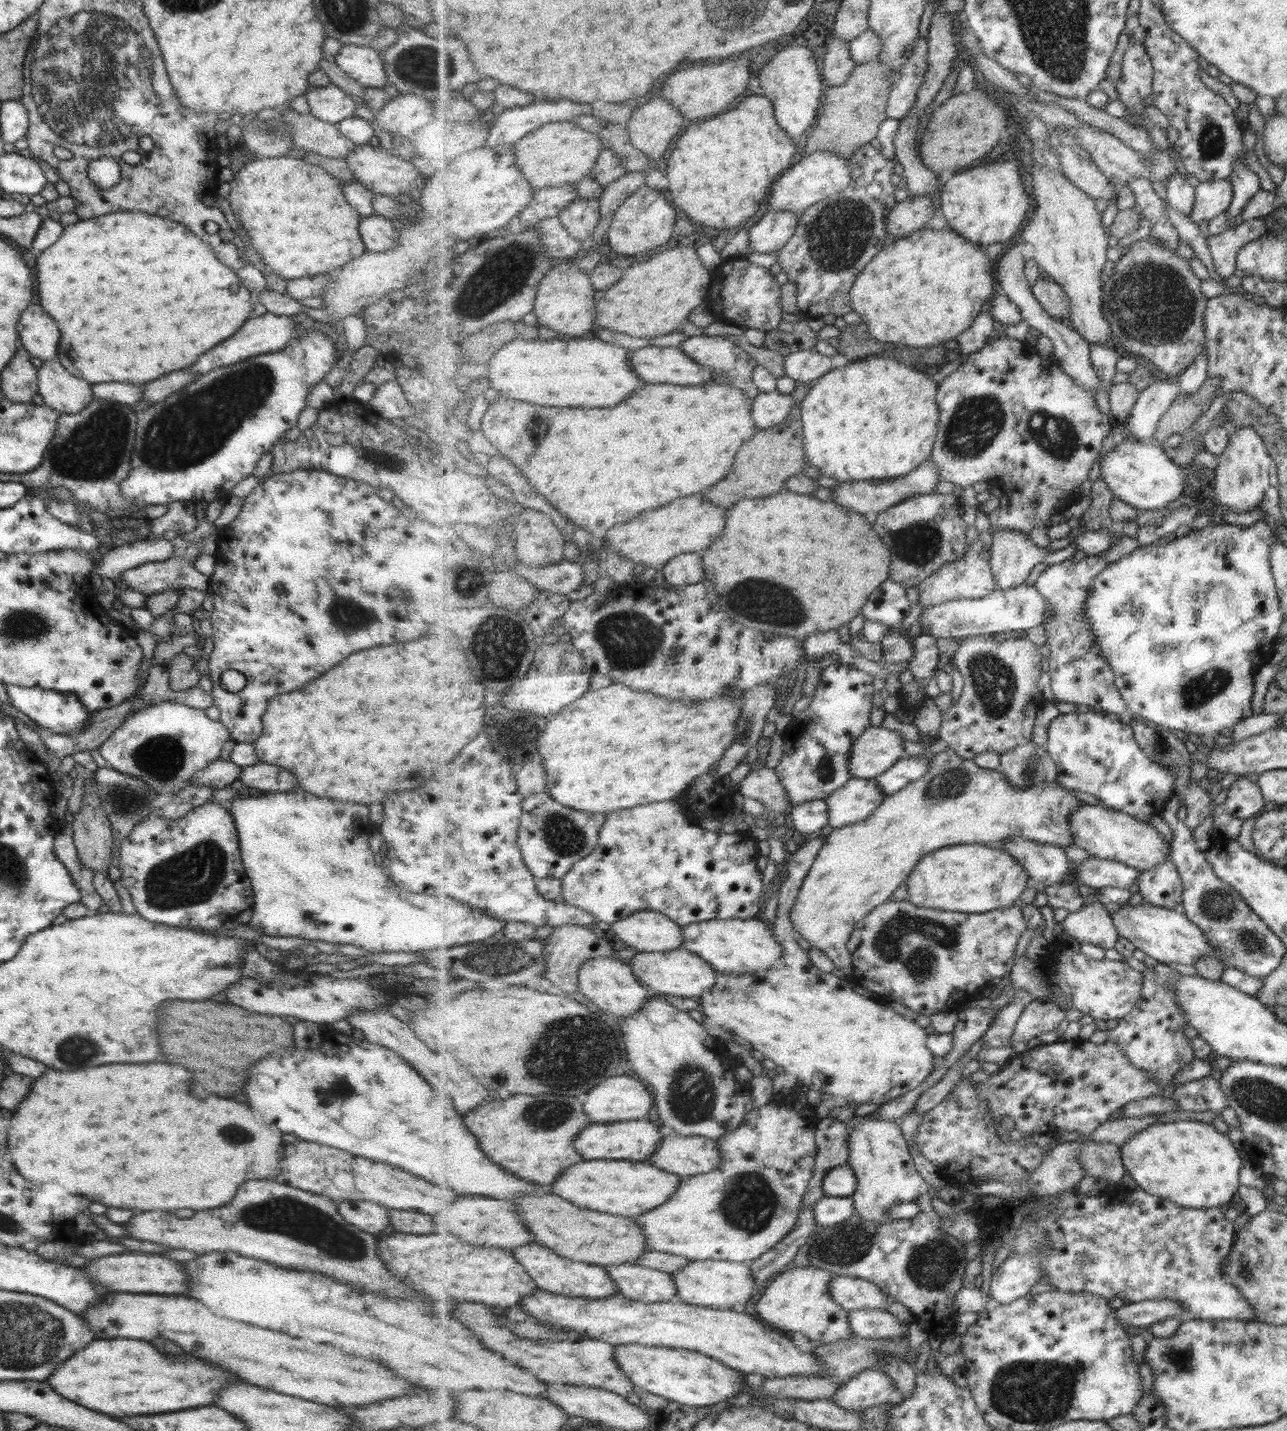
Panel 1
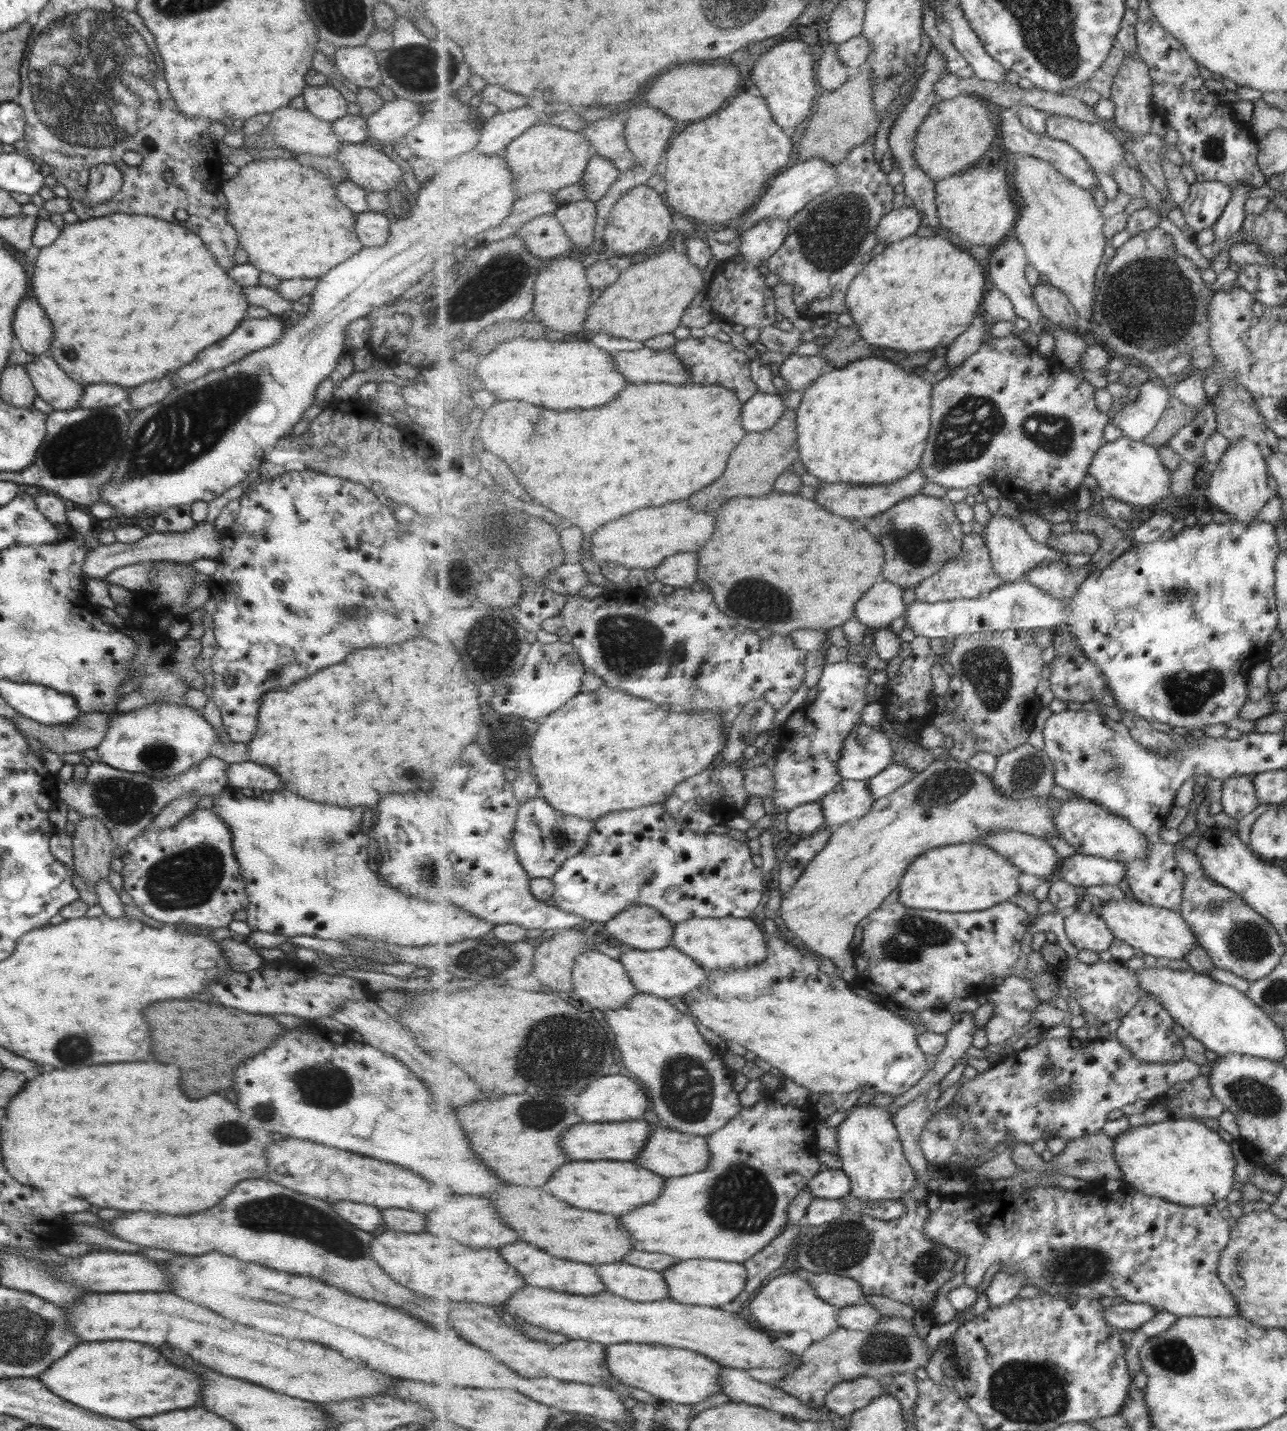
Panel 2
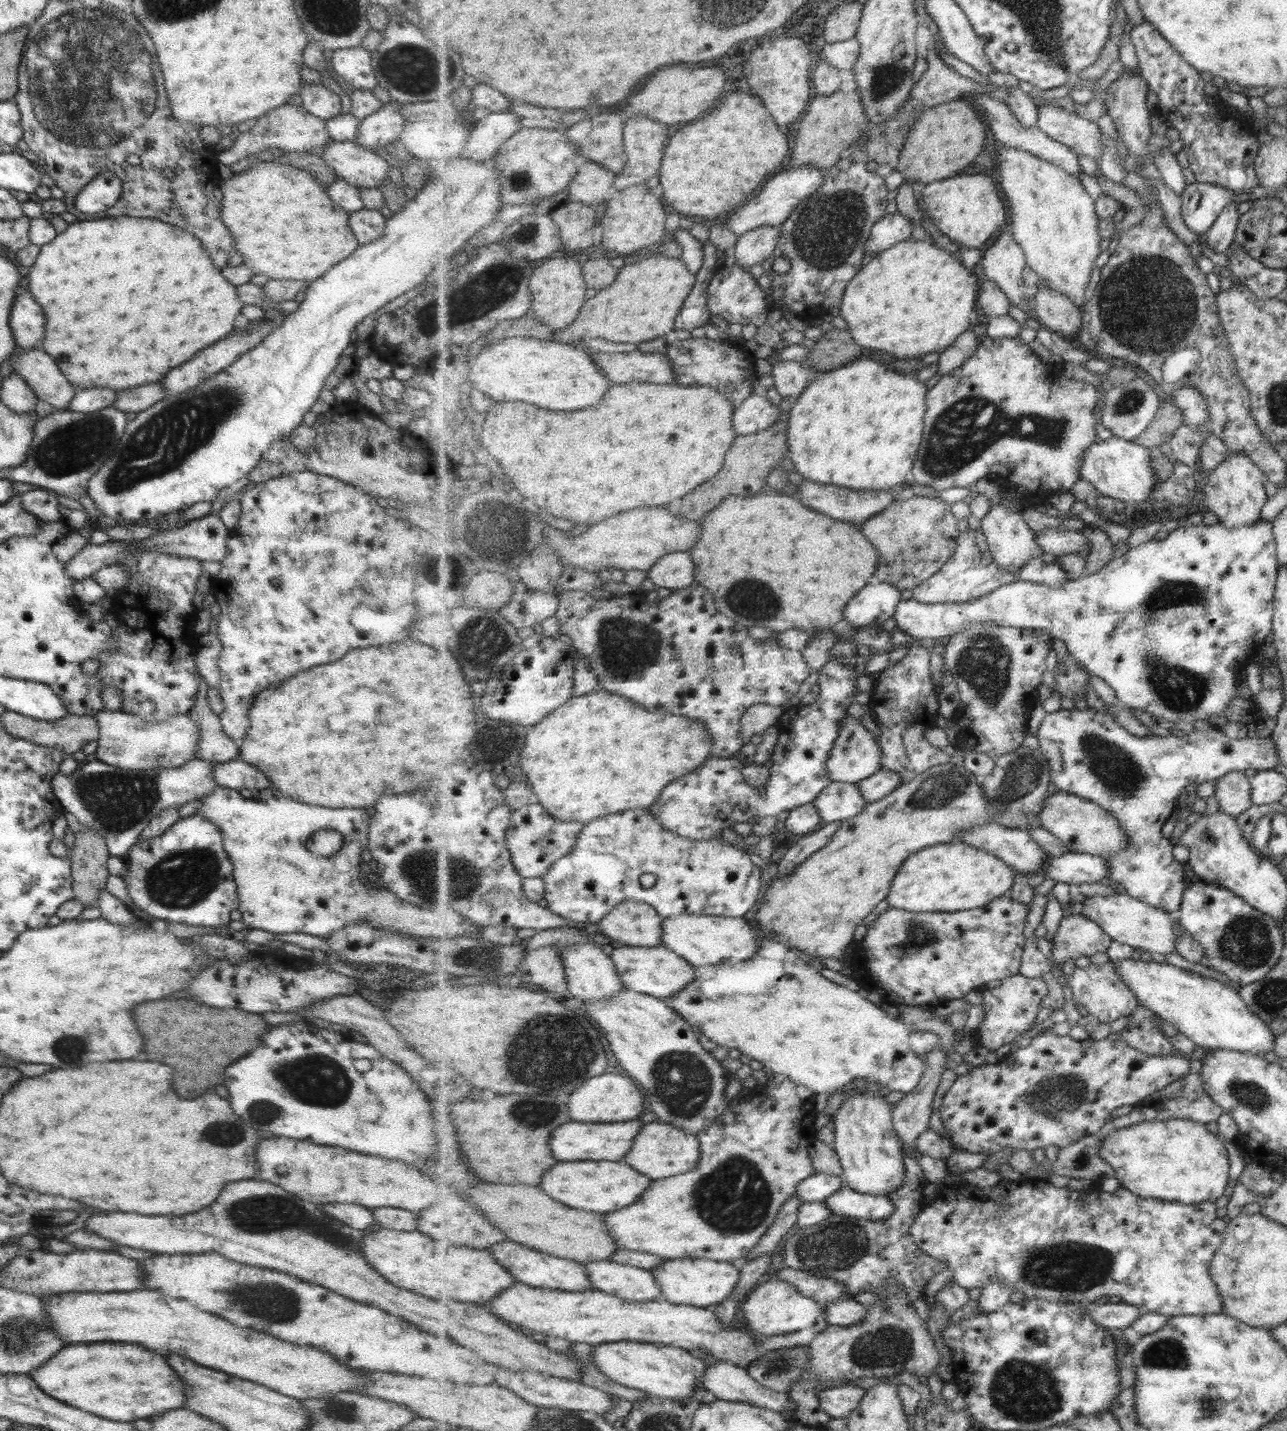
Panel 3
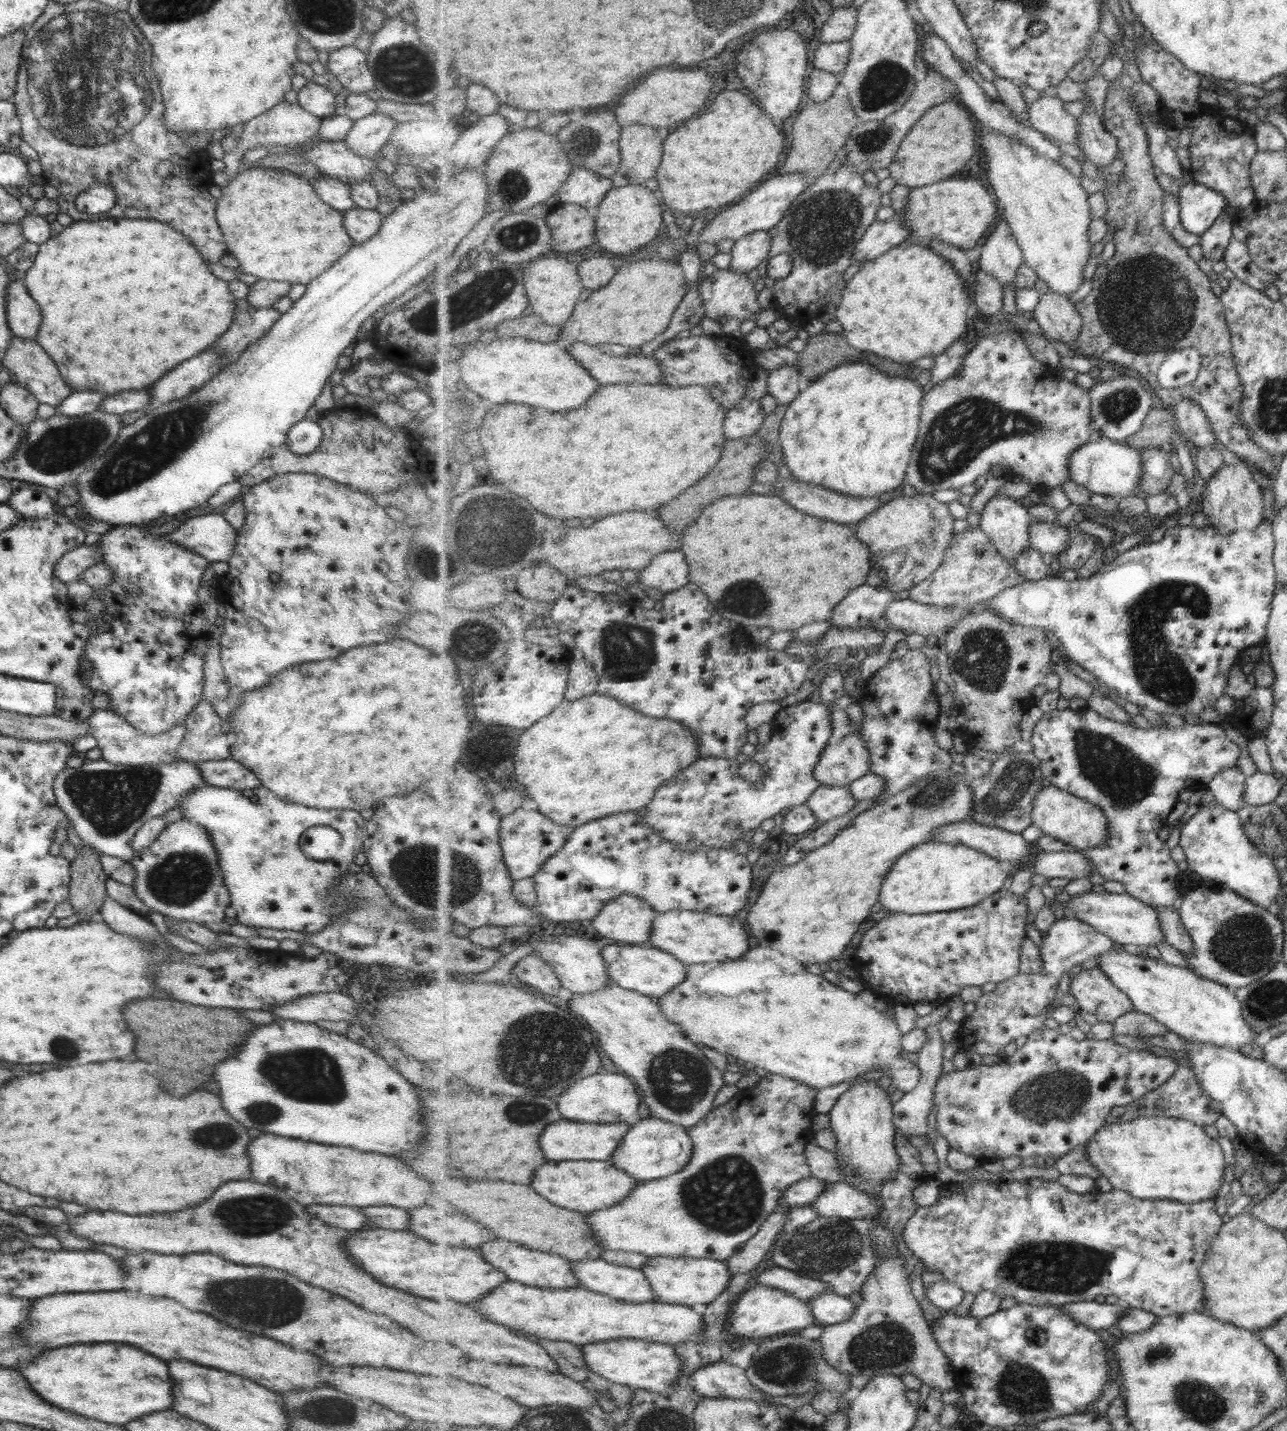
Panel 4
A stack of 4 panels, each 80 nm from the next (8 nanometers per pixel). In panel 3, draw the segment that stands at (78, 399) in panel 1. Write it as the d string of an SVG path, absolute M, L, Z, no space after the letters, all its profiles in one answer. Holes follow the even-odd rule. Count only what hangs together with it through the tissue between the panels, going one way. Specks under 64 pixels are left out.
M31 347L31 350L19 350L11 356L12 372L19 375L25 385L33 391L37 400L50 404L55 409L65 409L69 400L74 398L77 390L61 376L53 360Z

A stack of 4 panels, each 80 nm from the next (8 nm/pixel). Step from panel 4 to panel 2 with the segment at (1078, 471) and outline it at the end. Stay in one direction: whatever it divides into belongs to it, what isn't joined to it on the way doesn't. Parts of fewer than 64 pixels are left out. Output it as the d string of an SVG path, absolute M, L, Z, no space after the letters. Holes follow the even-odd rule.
M1119 437L1098 450L1088 474L1096 479L1098 487L1108 497L1132 504L1137 508L1151 506L1169 498L1173 470L1163 461L1158 447L1131 437Z

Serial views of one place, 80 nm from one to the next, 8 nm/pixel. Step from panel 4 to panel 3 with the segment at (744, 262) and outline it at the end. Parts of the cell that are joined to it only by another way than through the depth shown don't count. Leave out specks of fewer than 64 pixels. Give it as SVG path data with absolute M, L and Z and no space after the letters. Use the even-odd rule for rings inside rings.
M780 225L761 226L742 234L735 244L736 263L745 269L755 264L763 265L775 252L781 233Z

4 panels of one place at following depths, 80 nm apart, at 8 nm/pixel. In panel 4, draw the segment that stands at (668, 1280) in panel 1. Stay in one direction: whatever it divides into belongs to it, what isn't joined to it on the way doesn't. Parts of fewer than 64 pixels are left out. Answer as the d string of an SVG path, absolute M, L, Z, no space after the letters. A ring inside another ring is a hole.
M601 1257L573 1262L580 1286L634 1303L657 1300L648 1275L637 1267L621 1266Z

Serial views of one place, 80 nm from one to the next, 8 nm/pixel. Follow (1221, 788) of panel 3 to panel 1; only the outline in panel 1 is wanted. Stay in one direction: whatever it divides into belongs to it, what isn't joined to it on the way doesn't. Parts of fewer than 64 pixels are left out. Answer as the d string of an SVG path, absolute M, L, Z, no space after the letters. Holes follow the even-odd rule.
M1240 776L1229 784L1223 807L1231 816L1246 819L1255 816L1264 803L1259 787L1246 777Z

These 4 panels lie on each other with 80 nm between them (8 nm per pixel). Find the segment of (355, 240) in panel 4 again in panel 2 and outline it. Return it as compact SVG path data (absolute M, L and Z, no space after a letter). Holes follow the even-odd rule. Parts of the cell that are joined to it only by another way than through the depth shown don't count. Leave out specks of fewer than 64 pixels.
M373 211L356 214L353 223L354 233L362 247L381 246L389 236L390 216Z

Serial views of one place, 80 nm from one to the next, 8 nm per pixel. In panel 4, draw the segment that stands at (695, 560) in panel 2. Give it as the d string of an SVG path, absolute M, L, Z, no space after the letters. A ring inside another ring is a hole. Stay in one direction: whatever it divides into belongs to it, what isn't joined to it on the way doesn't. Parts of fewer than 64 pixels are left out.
M681 550L667 551L658 554L643 569L638 578L639 586L656 588L663 593L669 593L691 582L690 568Z

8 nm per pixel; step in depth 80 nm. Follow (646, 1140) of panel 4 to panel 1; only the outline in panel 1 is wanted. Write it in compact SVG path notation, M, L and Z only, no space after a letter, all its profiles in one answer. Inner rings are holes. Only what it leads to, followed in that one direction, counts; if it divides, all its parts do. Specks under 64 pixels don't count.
M666 1131L649 1162L661 1170L686 1178L718 1169L721 1159L715 1139Z

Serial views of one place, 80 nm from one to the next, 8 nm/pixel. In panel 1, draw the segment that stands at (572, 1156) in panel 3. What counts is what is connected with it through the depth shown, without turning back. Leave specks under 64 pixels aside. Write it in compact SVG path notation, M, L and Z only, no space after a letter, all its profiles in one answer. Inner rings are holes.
M647 1119L627 1122L591 1123L580 1135L577 1135L574 1145L582 1158L591 1160L618 1161L649 1161L650 1156L657 1150L661 1139L665 1136L663 1126L656 1126Z

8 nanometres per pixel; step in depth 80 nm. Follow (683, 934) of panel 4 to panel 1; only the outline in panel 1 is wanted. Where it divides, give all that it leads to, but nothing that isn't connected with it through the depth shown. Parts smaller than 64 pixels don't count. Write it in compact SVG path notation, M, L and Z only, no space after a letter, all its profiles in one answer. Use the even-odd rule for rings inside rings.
M763 917L696 922L684 926L684 947L704 958L717 973L755 974L757 970L771 970L784 953L772 926Z

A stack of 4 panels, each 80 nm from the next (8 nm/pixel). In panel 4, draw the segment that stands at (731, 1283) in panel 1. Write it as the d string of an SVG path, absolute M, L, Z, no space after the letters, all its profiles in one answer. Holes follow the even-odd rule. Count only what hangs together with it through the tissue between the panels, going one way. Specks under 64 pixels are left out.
M651 1257L640 1269L648 1275L659 1302L685 1306L712 1303L728 1288L733 1278L726 1261L711 1258Z

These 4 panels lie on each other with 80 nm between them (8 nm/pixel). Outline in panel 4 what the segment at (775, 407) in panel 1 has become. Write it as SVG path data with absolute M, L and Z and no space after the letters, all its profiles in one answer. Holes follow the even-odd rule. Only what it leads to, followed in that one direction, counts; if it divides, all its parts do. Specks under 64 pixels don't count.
M745 399L728 411L725 420L725 436L728 439L743 439L753 436L765 422L765 412L759 401Z

